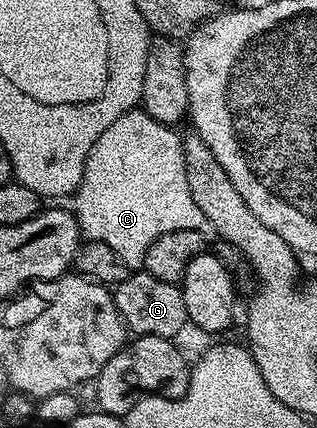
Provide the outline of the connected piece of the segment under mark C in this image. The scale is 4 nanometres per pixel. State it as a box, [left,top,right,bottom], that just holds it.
[72,107,204,270]

